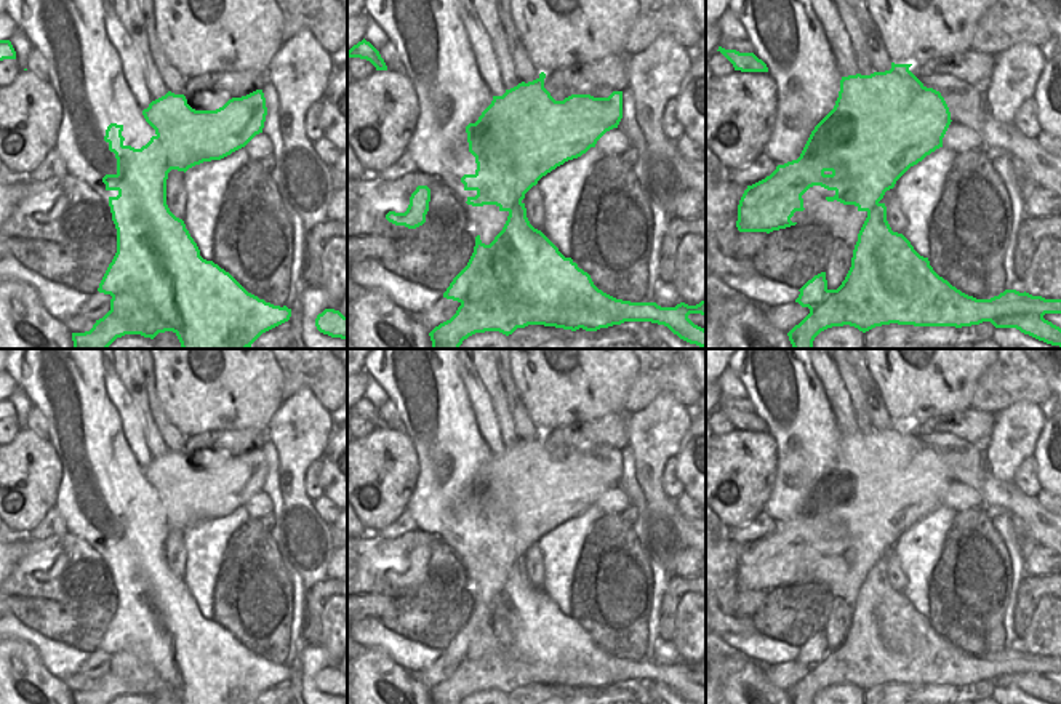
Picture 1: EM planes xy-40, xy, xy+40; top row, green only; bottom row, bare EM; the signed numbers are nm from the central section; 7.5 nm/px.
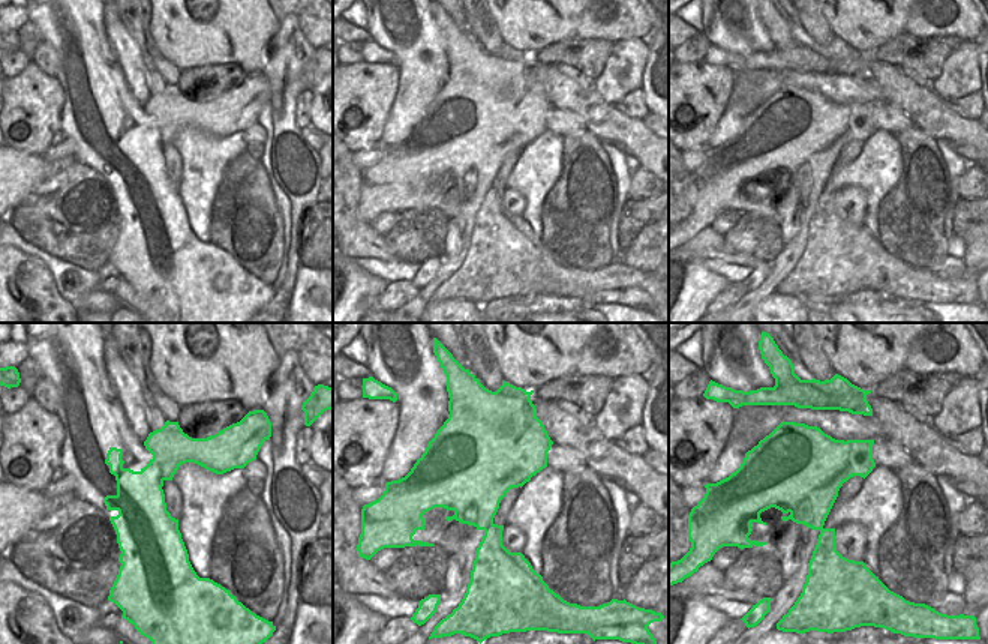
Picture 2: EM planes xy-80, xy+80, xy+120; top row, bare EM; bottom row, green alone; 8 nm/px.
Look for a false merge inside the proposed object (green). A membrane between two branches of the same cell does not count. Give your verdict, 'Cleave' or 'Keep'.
Cleave.

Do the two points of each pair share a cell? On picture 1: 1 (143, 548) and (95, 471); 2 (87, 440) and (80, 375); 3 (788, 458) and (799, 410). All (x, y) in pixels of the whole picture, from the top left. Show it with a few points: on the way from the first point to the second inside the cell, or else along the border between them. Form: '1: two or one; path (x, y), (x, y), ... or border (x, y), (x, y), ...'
1: one; path (132, 528), (100, 498), (98, 490)
2: one; path (84, 424), (80, 391)
3: one; path (799, 447), (799, 421)

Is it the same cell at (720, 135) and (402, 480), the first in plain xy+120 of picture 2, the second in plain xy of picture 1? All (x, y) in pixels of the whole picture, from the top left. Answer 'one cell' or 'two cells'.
two cells

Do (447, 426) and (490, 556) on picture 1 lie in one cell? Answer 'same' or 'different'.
same

